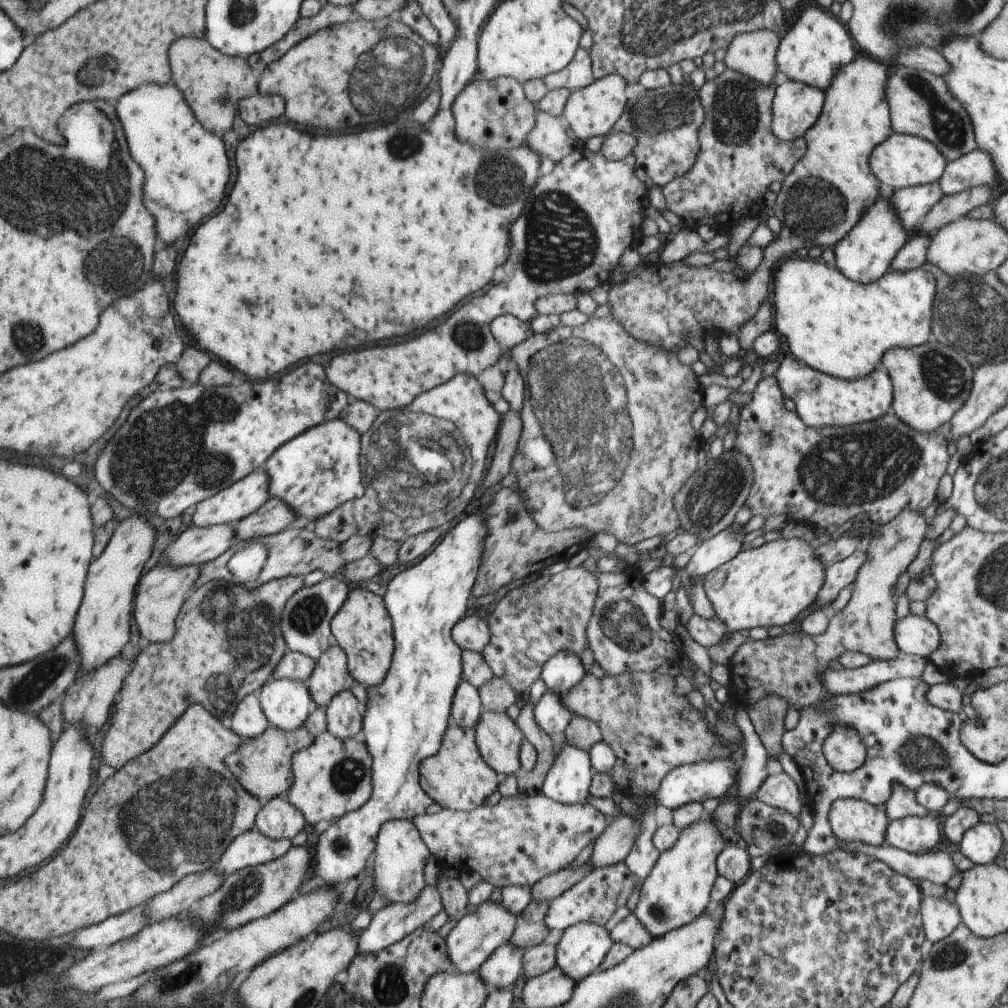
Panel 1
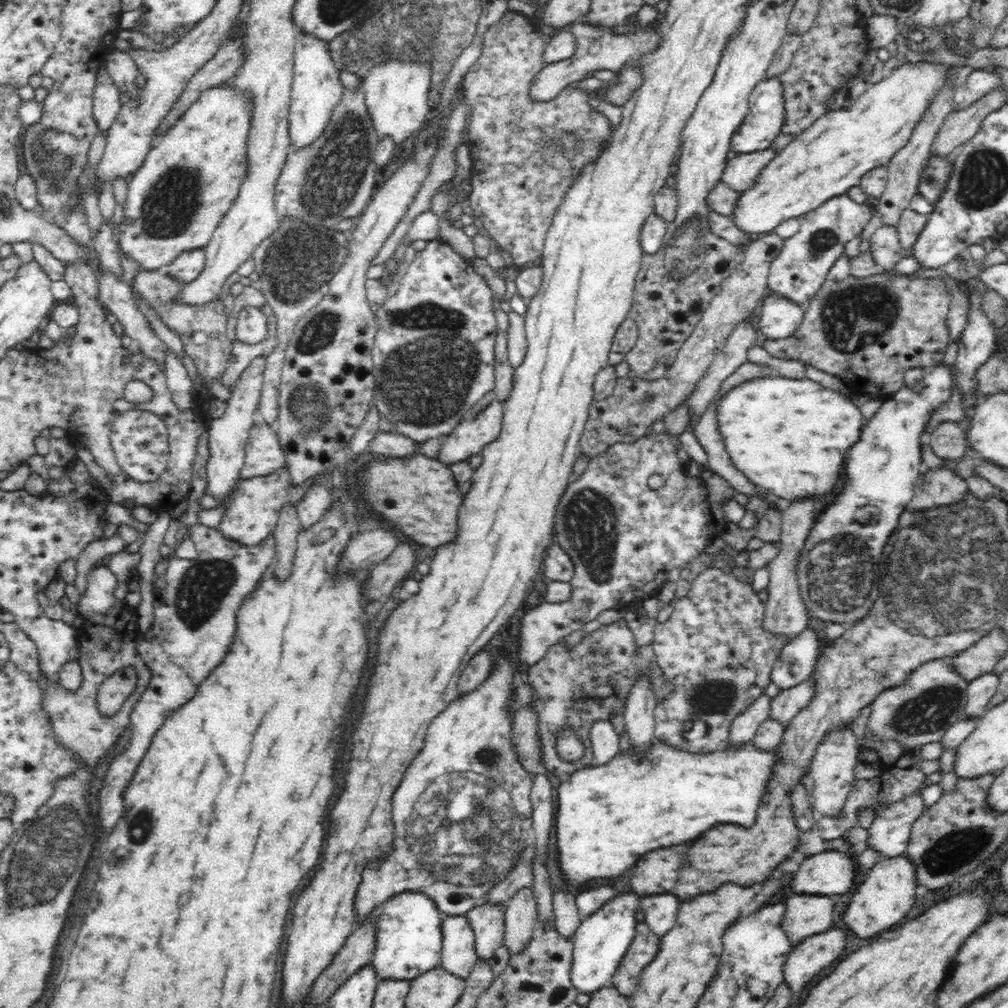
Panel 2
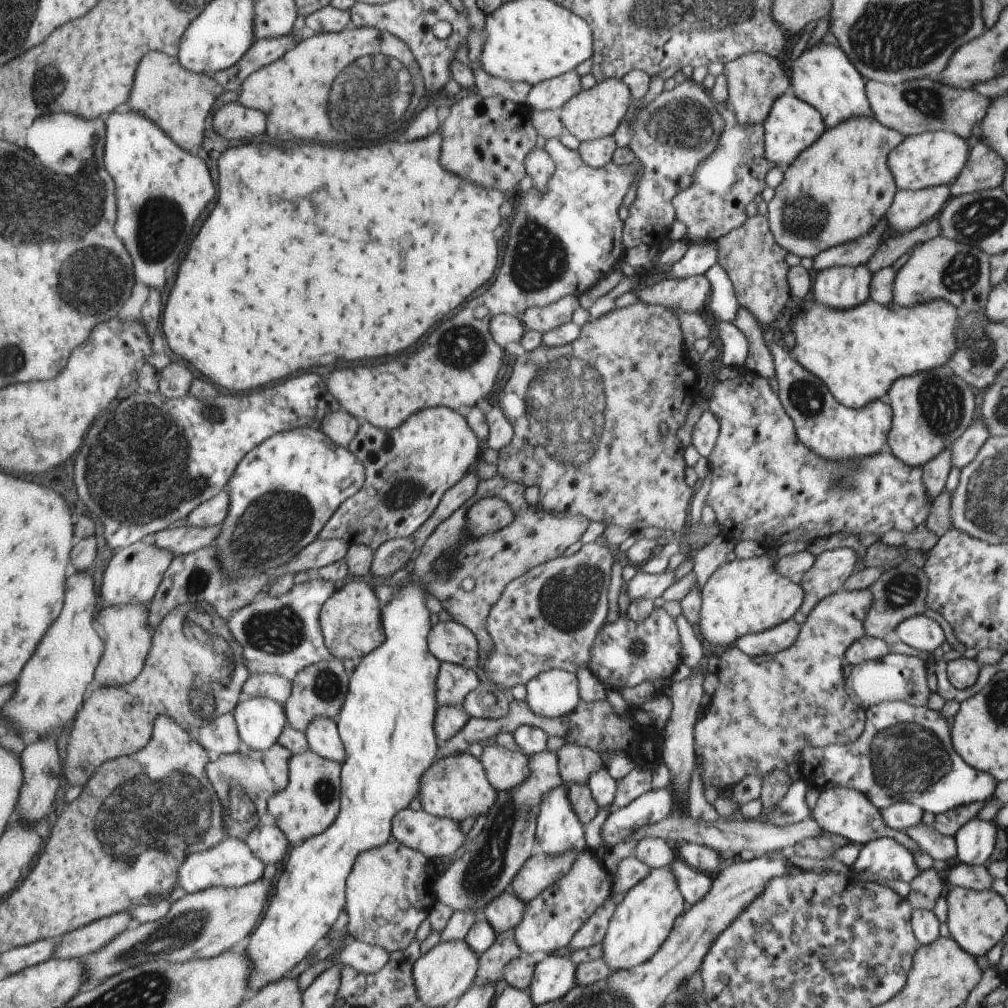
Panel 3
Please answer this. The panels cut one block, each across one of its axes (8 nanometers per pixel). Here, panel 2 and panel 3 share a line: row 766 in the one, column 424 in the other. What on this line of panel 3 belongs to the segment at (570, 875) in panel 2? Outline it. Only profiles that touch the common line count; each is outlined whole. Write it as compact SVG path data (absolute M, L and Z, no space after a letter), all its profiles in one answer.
M412 580L411 584L402 586L398 592L395 593L394 598L391 602L386 604L384 609L384 626L386 631L386 640L381 644L380 648L376 648L374 651L369 652L357 662L356 670L351 679L351 689L345 704L342 709L341 716L338 718L338 726L341 728L342 740L345 740L347 759L342 768L342 816L334 822L333 826L328 828L326 832L323 832L320 836L316 836L308 839L305 843L301 843L293 848L290 854L290 858L285 866L285 870L282 874L282 882L276 886L276 893L272 895L270 900L270 908L266 912L266 918L262 924L259 925L258 932L254 932L254 936L251 937L251 941L247 947L248 956L252 958L254 962L254 970L252 970L252 976L250 976L249 988L262 989L270 986L270 984L276 984L280 980L288 977L288 972L292 970L304 960L309 958L312 954L312 950L316 948L316 944L322 940L327 939L327 934L334 929L334 924L338 922L340 914L345 911L346 904L348 904L348 880L354 872L354 868L357 866L358 855L362 852L368 852L373 848L380 848L383 844L389 842L392 838L392 824L394 816L398 815L398 812L404 811L404 808L410 806L410 802L414 800L414 796L418 794L418 788L420 786L420 776L425 776L425 772L429 770L434 764L434 758L438 754L438 744L436 744L436 736L434 736L434 714L436 714L436 683L438 677L438 668L441 668L440 662L436 660L433 653L430 652L429 644L426 644L426 636L430 633L430 612L426 608L426 596L424 596L424 588L422 584Z

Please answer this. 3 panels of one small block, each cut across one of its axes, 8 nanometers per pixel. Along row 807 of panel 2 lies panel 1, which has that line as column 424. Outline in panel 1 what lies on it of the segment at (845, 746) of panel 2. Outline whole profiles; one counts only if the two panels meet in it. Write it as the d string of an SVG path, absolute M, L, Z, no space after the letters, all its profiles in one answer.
M519 792L515 796L502 797L494 806L481 805L473 811L436 809L415 816L412 820L440 866L454 866L464 872L479 872L484 881L502 889L512 885L531 887L544 876L568 867L588 844L601 836L610 822L605 816L605 810L597 809L588 802L562 804L542 792L532 796Z

